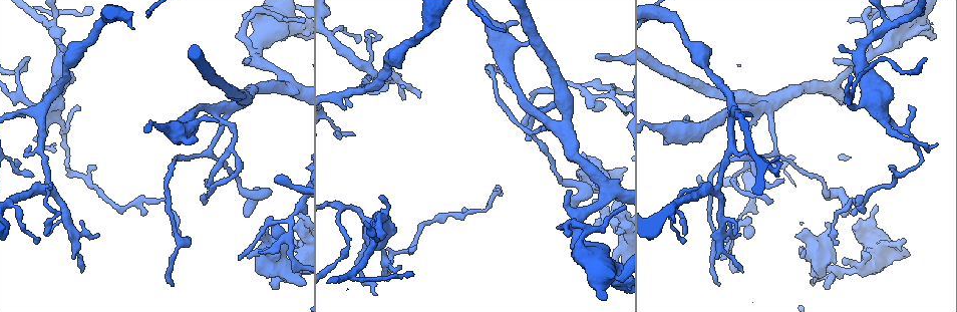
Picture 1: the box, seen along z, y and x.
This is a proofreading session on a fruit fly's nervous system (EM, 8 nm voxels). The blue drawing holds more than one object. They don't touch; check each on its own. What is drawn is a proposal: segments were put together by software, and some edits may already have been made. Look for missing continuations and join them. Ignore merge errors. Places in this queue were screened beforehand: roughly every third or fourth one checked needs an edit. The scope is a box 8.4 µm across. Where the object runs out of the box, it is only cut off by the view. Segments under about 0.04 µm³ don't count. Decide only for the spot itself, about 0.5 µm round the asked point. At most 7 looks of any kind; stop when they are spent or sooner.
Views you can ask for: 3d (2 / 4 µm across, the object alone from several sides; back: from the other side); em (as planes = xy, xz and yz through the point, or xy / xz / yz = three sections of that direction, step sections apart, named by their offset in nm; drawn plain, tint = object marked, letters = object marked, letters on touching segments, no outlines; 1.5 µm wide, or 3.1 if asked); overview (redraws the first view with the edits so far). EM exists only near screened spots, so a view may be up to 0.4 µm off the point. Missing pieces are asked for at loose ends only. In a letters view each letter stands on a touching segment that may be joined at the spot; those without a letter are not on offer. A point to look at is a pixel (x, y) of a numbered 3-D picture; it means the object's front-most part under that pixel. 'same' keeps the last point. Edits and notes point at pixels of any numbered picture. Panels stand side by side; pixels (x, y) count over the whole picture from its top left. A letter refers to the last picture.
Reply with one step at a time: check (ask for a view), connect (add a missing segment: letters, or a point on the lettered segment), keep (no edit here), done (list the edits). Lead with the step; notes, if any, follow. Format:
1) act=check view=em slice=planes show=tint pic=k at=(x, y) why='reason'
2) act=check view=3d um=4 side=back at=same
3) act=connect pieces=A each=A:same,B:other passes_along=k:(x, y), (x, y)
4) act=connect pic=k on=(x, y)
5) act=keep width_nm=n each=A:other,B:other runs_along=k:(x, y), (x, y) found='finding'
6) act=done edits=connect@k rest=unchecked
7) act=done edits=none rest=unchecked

act=check view=em slice=xz step=8 show=letters pic=1 at=(910, 111) why='thin end'

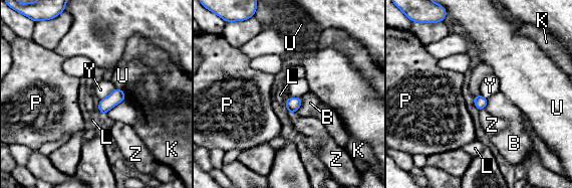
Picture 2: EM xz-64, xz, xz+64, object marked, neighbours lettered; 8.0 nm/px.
act=keep each=B:other,K:other,L:other,P:other,U:other,Y:other,Z:other border=2:(115, 87), (99, 101) found='no lettered segment goes on from it'

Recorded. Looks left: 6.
act=check view=em slice=planes show=letters pic=1 at=(570, 190) why='free end'

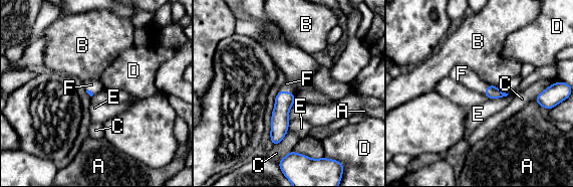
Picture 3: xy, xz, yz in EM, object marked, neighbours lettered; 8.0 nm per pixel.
act=connect pieces=F each=A:other,B:other,C:other,D:other,E:other,F:same passes_along=3:(284, 101), (287, 92), (287, 86) found='the cell continues'

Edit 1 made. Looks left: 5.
act=check view=em slice=planes show=plain pic=1 at=(826, 225) why='free end'

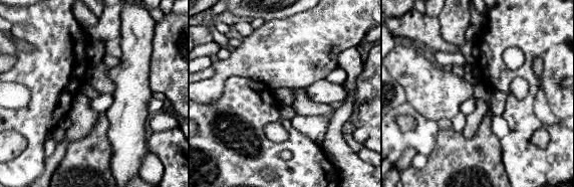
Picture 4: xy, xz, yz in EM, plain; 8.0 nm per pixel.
act=check view=em slice=planes show=letters at=same

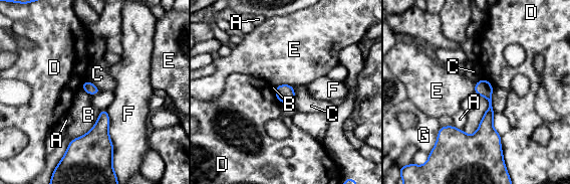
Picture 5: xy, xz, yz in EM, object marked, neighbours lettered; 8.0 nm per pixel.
act=keep each=A:other,B:other,C:other,D:other,E:other,F:other,G:other border=5:(292, 85), (279, 84), (276, 86) found='none of them fits'

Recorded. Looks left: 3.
act=done edits=connect@3 rest=unchecked

